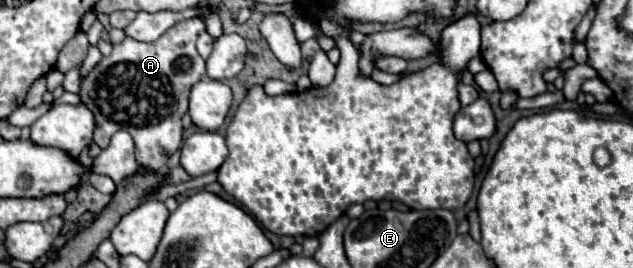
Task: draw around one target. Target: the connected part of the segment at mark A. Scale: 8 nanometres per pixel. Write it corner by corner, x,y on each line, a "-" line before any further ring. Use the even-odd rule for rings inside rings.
191,19
189,23
173,25
153,43
127,37
125,43
113,45
113,53
103,57
83,79
79,97
95,115
97,127
93,141
101,149
109,145
115,131
125,129
135,139
137,163
153,171
165,171
169,155
183,141
181,117
187,111
189,91
207,75
205,61
195,49
195,41
203,31
203,19

